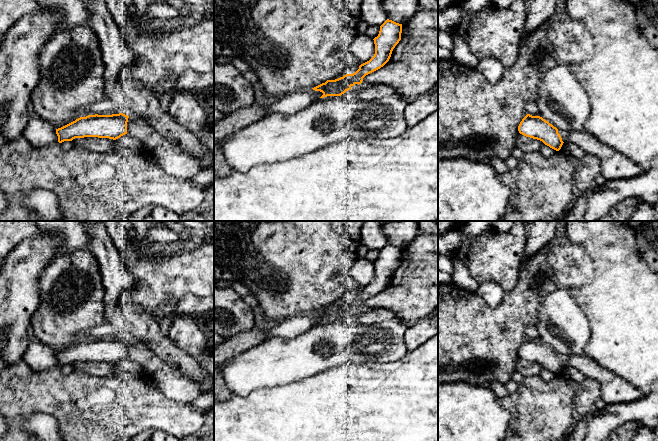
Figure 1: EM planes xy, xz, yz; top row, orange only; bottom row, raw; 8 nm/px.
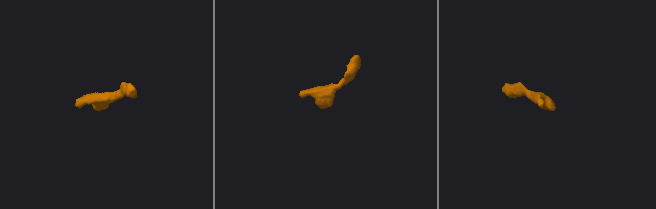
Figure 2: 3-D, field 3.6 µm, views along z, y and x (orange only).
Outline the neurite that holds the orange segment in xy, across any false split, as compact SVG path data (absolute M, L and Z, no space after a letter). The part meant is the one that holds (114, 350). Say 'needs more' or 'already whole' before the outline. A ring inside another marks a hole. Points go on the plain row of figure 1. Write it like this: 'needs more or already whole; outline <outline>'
already whole; outline M119 337L112 339L88 339L56 353L58 366L75 362L98 361L116 364L127 358L129 340Z

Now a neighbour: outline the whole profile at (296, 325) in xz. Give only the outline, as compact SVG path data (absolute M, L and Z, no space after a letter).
M313 313L298 314L289 317L281 324L269 329L263 330L269 337L283 337L287 339L295 338L313 328L323 319L320 315Z

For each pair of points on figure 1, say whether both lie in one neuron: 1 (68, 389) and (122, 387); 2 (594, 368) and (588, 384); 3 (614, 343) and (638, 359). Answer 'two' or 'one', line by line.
1: one
2: two
3: one

